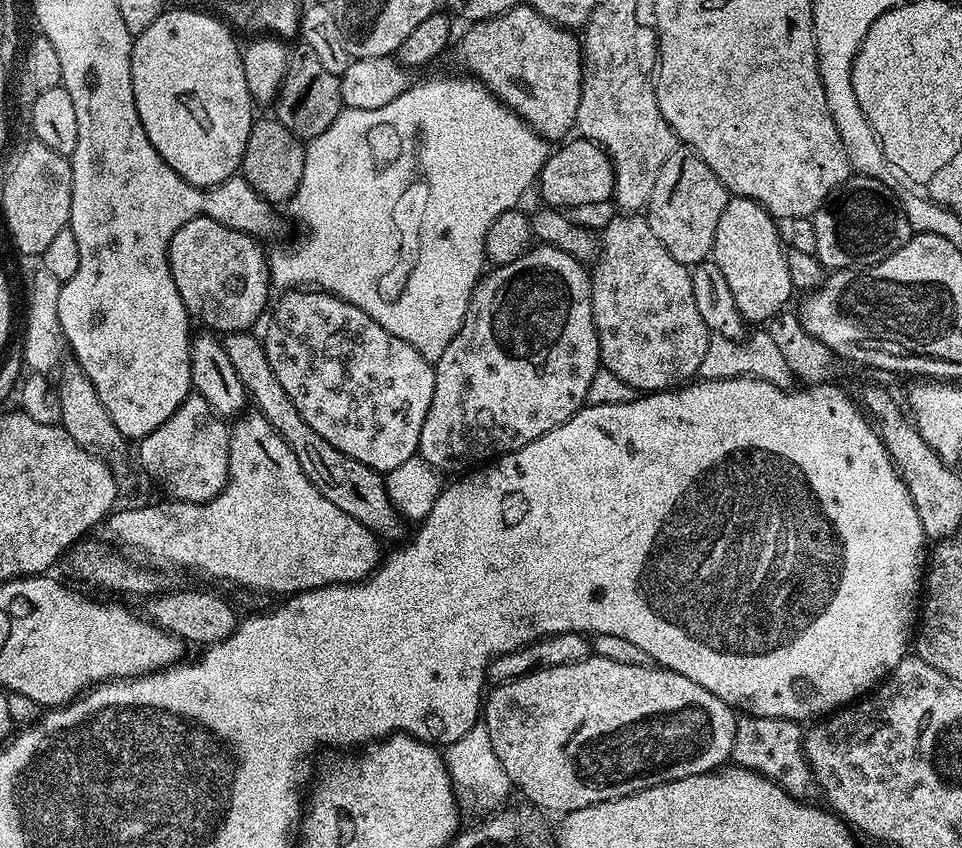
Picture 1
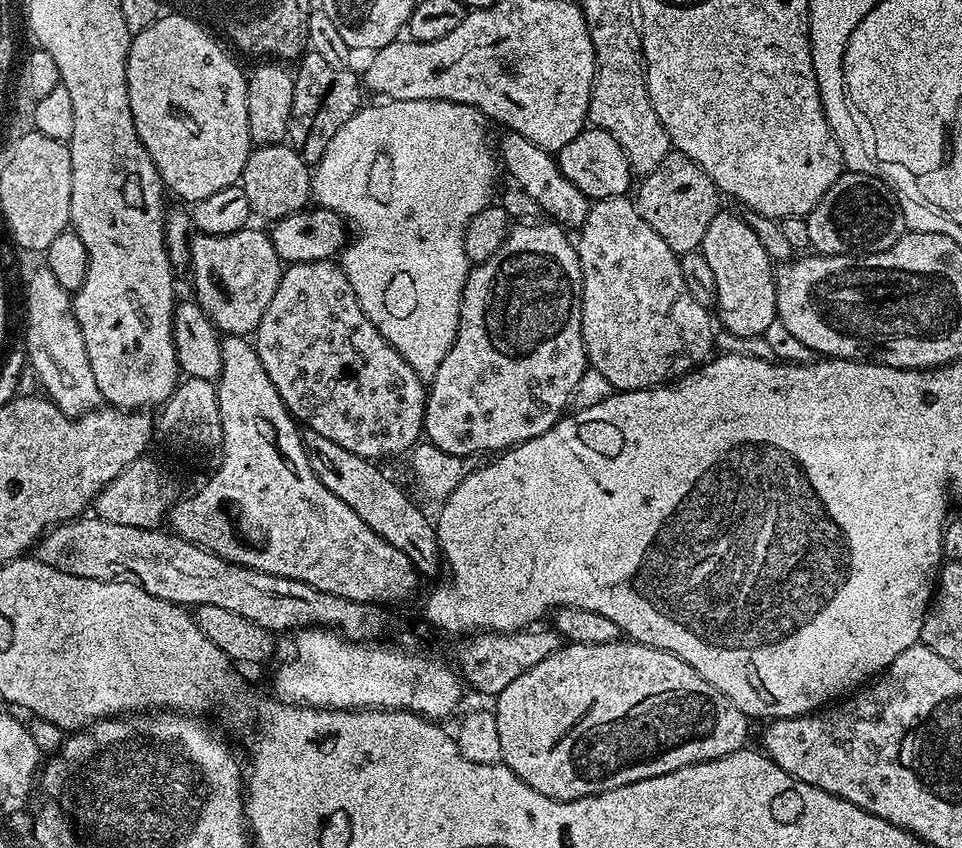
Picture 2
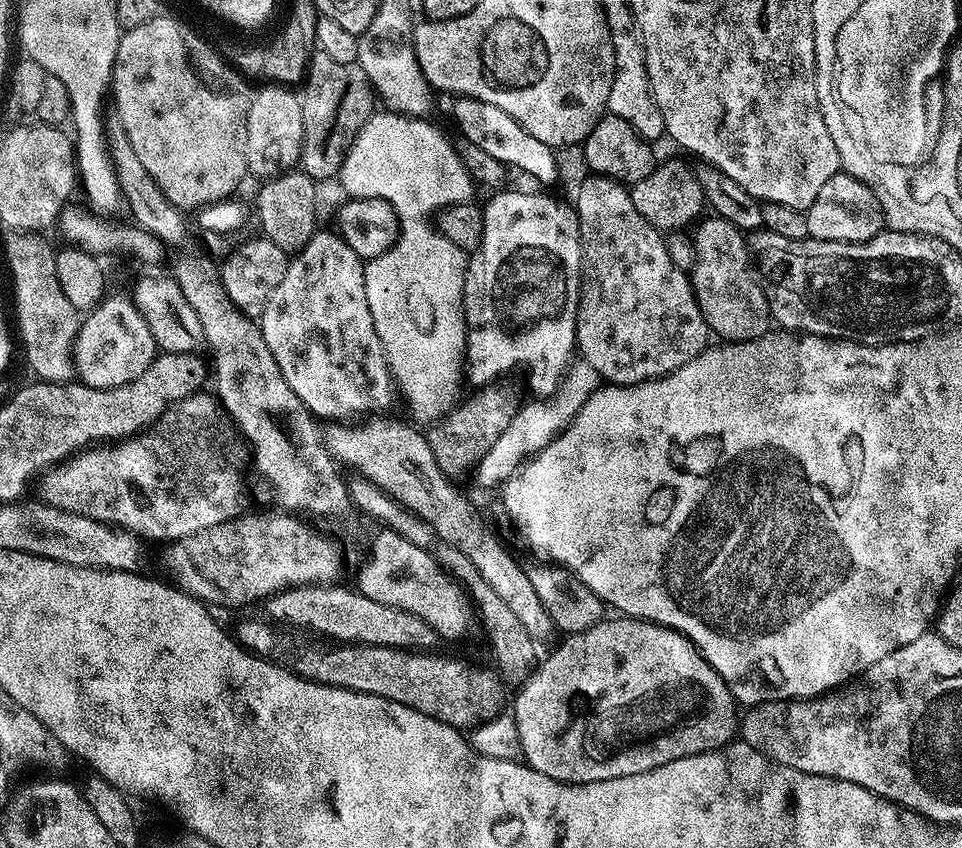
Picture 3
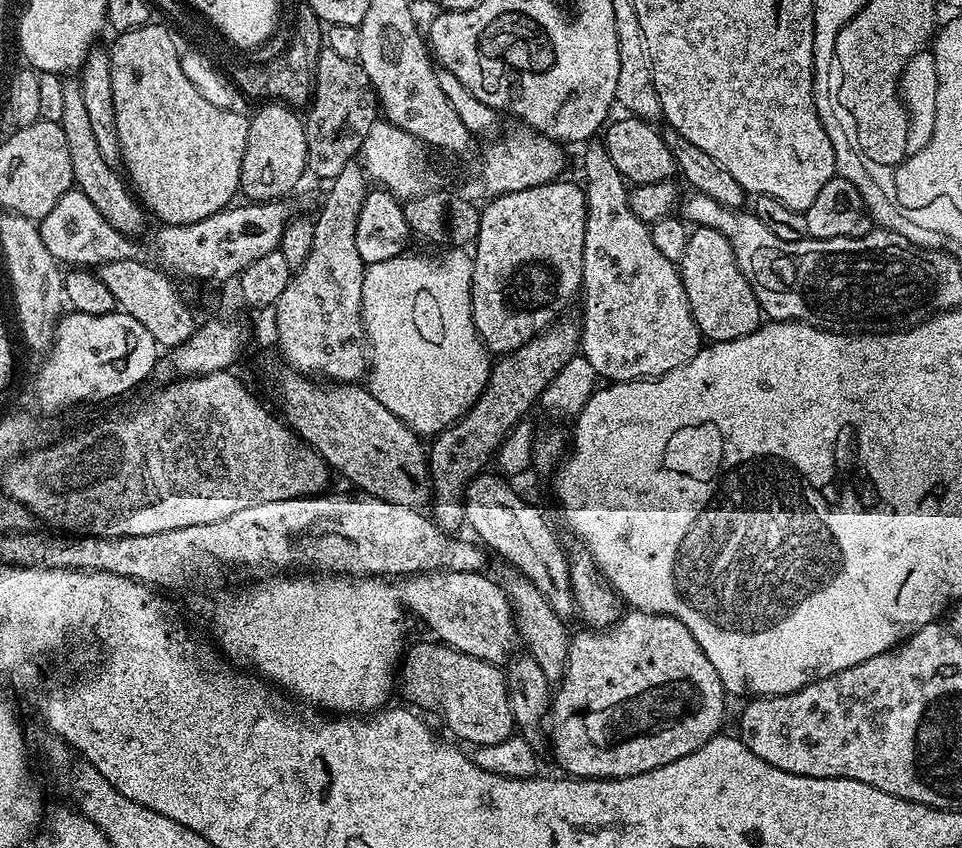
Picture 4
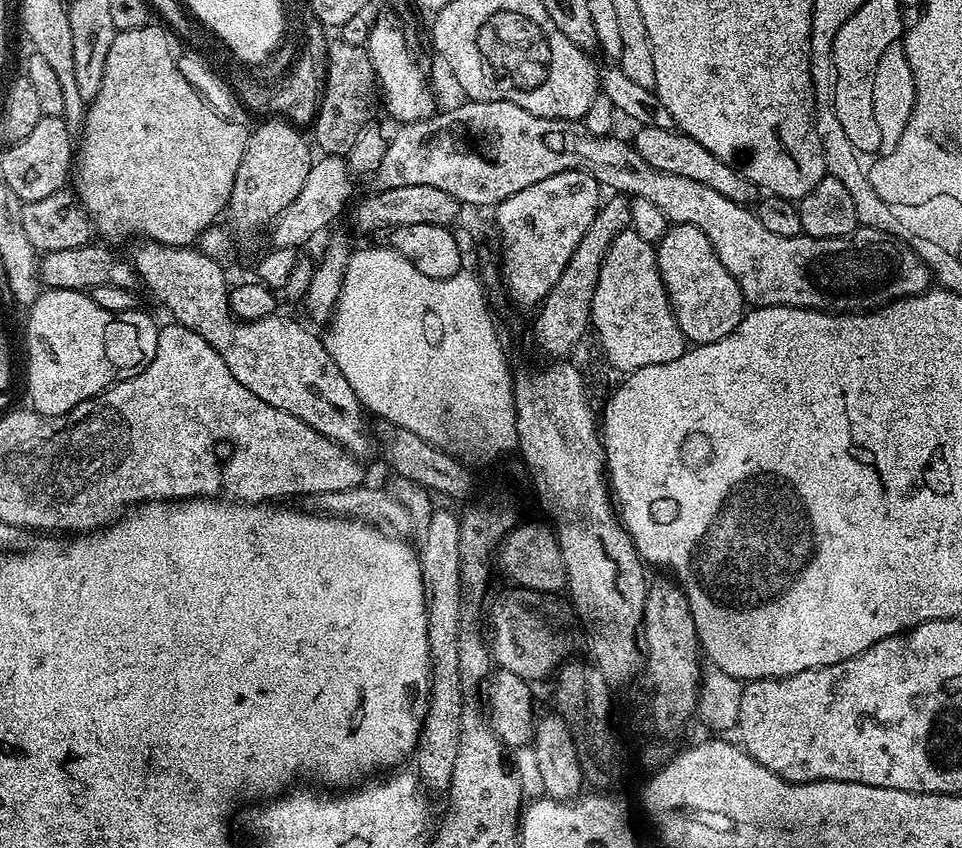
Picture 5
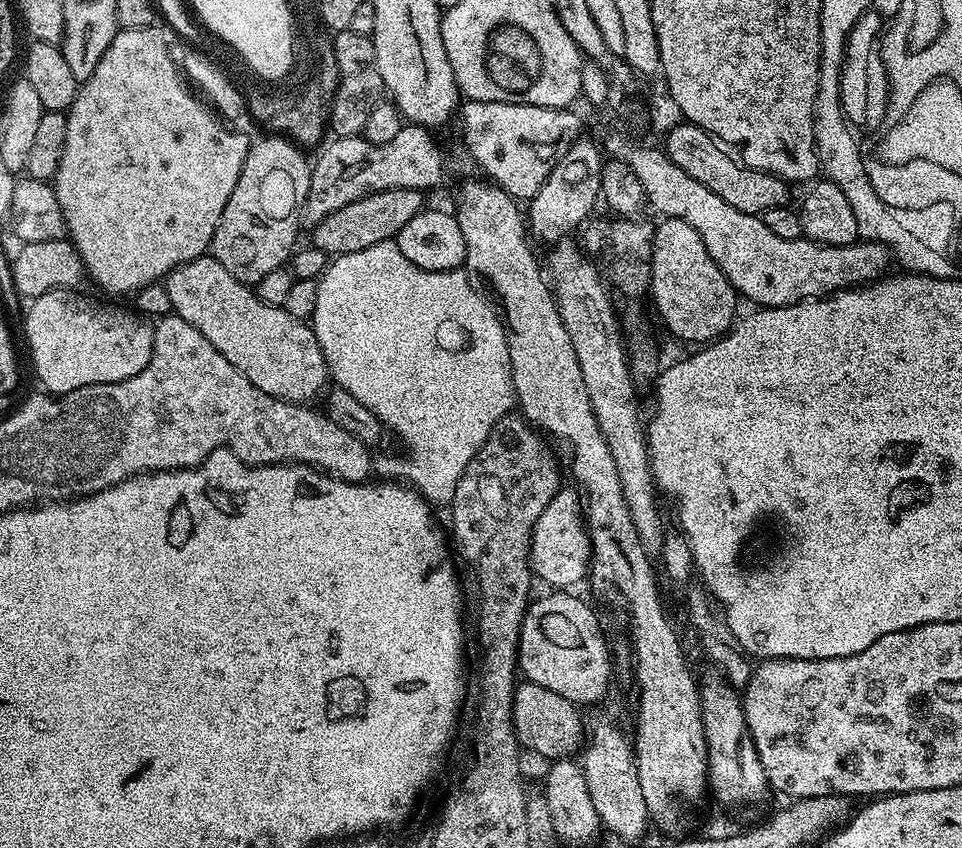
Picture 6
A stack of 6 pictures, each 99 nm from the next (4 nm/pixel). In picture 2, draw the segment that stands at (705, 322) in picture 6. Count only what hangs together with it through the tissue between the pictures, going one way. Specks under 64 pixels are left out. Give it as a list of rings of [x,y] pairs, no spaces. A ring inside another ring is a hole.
[[[721,210],[707,227],[698,251],[704,255],[714,274],[715,311],[720,312],[723,331],[739,336],[763,337],[764,331],[777,323],[776,274],[774,262],[766,254],[762,242],[758,242],[758,234],[750,230],[743,215],[735,216]]]

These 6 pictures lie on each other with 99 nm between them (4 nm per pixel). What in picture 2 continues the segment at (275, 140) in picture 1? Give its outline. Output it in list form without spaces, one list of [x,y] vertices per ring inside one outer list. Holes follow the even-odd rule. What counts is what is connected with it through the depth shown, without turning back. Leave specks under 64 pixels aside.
[[[284,142],[253,147],[246,158],[238,187],[246,194],[249,213],[253,217],[261,216],[267,222],[285,220],[286,217],[309,207],[313,199],[310,166]]]

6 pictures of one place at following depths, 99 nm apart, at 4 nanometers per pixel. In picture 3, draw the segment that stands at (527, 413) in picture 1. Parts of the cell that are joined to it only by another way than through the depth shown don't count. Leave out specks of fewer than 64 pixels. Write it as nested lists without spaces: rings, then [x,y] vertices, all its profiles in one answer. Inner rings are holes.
[[[516,190],[497,191],[489,195],[488,205],[483,205],[484,229],[482,242],[475,252],[467,257],[464,270],[464,324],[468,328],[468,343],[466,345],[466,380],[474,386],[491,385],[499,381],[499,376],[512,372],[515,368],[525,368],[528,371],[528,384],[532,387],[532,396],[543,398],[558,387],[560,379],[568,371],[569,364],[573,363],[576,347],[576,315],[580,309],[580,222],[575,207],[564,200],[544,190],[538,192],[516,192]]]

